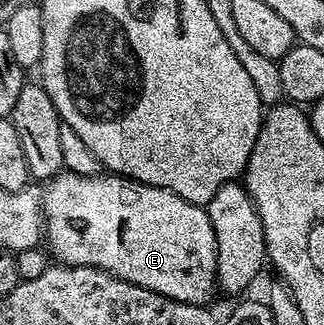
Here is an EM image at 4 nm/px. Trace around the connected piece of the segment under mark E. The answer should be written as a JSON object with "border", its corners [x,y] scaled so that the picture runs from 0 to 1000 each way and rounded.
{"border":[[[191,529],[148,551],[142,572],[151,575],[136,575],[127,600],[133,732],[148,778],[179,809],[306,825],[367,862],[577,935],[633,942],[654,923],[657,892],[673,889],[670,754],[664,702],[651,702],[633,634],[605,634],[599,622],[565,615],[565,603],[540,603],[540,591],[515,578],[417,560],[346,529],[321,542]]]}

